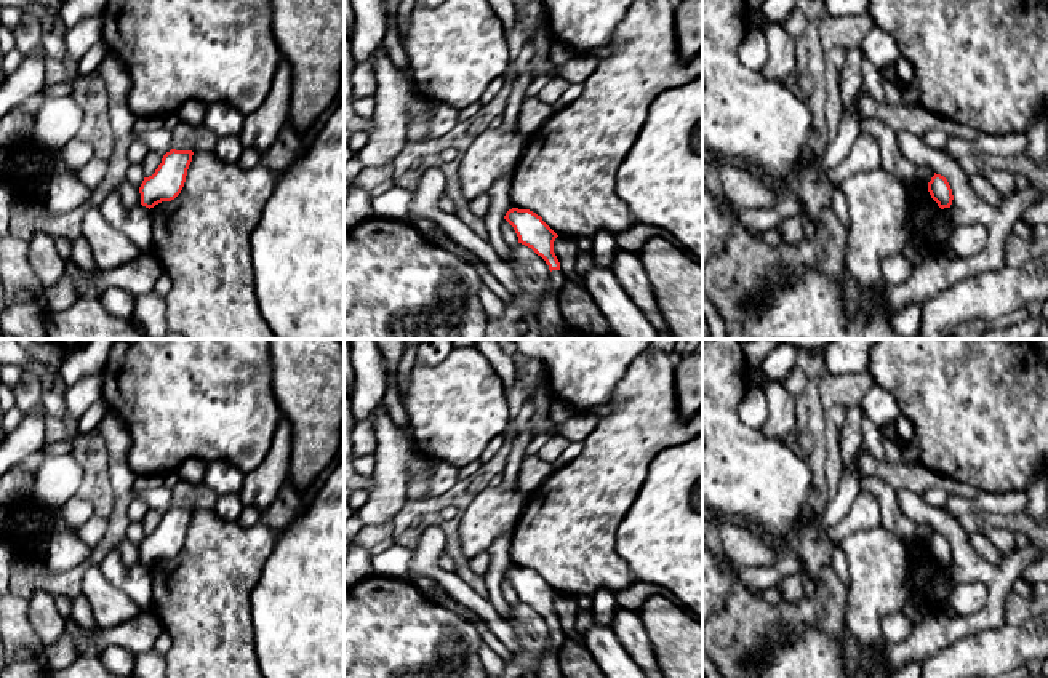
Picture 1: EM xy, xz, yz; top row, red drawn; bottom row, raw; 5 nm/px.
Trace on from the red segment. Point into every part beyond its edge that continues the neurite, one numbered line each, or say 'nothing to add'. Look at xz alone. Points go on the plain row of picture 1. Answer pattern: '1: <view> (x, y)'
1: xz (549, 667)

